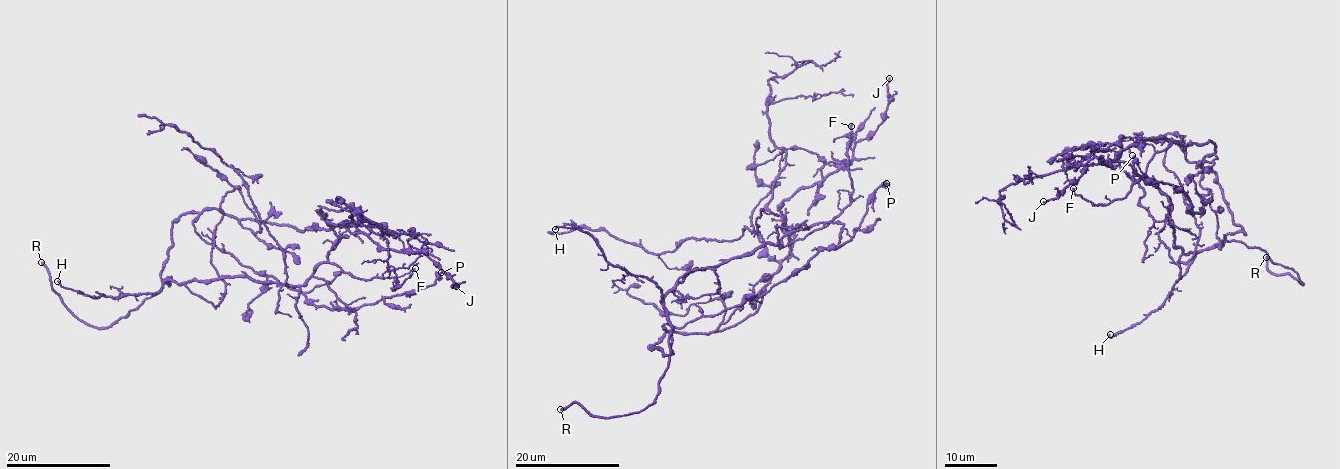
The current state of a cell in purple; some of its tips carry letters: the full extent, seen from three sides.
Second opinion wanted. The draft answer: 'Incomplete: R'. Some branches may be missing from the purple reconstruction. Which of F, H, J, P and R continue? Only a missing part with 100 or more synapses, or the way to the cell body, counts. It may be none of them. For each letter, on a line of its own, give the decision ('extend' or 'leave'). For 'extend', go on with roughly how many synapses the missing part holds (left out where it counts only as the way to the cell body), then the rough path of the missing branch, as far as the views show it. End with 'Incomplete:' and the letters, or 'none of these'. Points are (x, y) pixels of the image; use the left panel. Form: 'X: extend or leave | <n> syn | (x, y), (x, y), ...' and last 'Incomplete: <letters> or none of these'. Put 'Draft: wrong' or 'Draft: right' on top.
Draft: right
F: leave
H: leave
J: leave
P: leave
R: extend | (41, 262), (36, 242), (40, 236), (51, 238)
Incomplete: R

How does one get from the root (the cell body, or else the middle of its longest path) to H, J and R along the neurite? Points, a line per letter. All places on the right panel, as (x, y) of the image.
H: (1229, 232), (1220, 244), (1196, 254), (1156, 310), (1110, 338), (1110, 334)
J: (1229, 232), (1175, 246), (1141, 140), (1043, 201)
R: (1229, 232), (1228, 240), (1263, 249), (1272, 261), (1293, 269), (1302, 285), (1287, 274), (1268, 270), (1266, 257)

